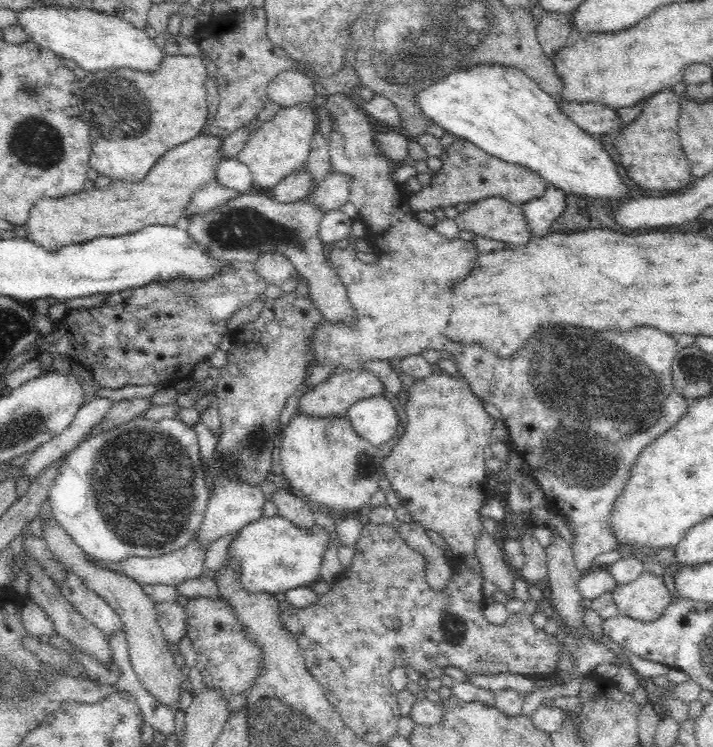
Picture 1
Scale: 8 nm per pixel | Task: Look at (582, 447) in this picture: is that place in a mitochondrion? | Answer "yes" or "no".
yes

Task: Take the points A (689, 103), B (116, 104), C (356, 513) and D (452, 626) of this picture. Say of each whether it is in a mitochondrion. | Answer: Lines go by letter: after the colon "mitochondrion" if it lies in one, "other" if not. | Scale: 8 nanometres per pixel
A: other
B: mitochondrion
C: other
D: mitochondrion

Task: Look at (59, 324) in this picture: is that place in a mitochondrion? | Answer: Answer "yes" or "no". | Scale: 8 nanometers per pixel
no

